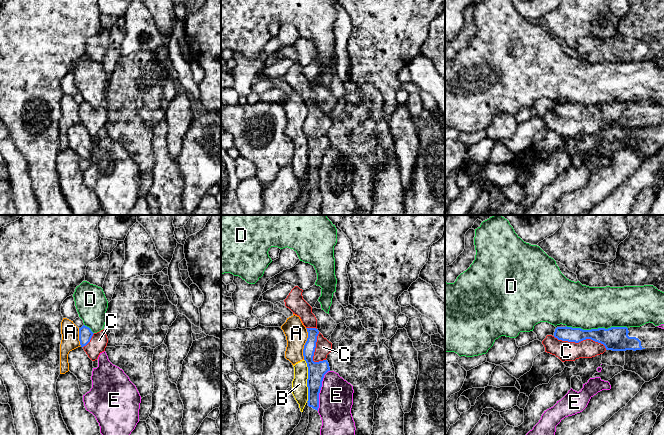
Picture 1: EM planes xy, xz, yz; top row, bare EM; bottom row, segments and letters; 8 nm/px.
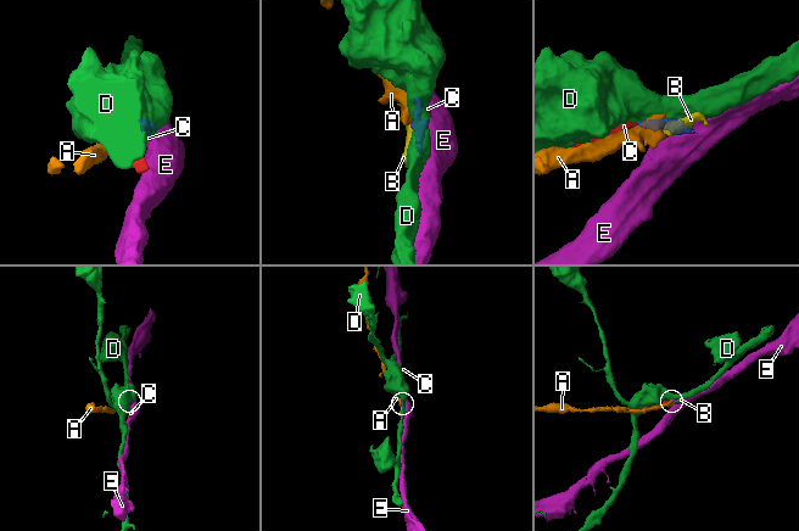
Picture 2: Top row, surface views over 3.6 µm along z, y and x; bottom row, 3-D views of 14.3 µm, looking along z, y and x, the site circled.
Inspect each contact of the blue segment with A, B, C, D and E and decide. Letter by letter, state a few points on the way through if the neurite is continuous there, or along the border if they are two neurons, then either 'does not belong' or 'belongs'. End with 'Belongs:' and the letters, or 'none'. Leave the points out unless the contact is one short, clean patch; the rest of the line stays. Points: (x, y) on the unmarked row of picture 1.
A: along xz (306, 104), (307, 116), (303, 125), (303, 135) | does not belong
B: along xz (304, 135), (307, 141), (307, 177) | does not belong
C: across yz (611, 114), (580, 117), (574, 119), (566, 127) | belongs
D: does not belong
E: along xz (329, 146), (324, 151), (322, 157), (317, 186) | does not belong
Belongs: C

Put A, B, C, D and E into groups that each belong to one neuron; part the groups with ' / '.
A B / C / D / E

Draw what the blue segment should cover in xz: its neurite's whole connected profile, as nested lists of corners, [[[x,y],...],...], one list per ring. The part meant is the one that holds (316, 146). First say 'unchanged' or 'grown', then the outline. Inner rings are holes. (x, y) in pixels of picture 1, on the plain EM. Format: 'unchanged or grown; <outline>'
grown; [[[295,62],[284,78],[285,82],[293,90],[300,93],[308,108],[308,114],[303,125],[303,132],[308,143],[307,178],[309,182],[309,199],[303,215],[320,215],[322,196],[318,189],[319,169],[324,151],[330,147],[326,134],[332,127],[332,119],[318,107],[317,95],[312,89],[312,83],[303,75],[302,68],[302,65]]]

